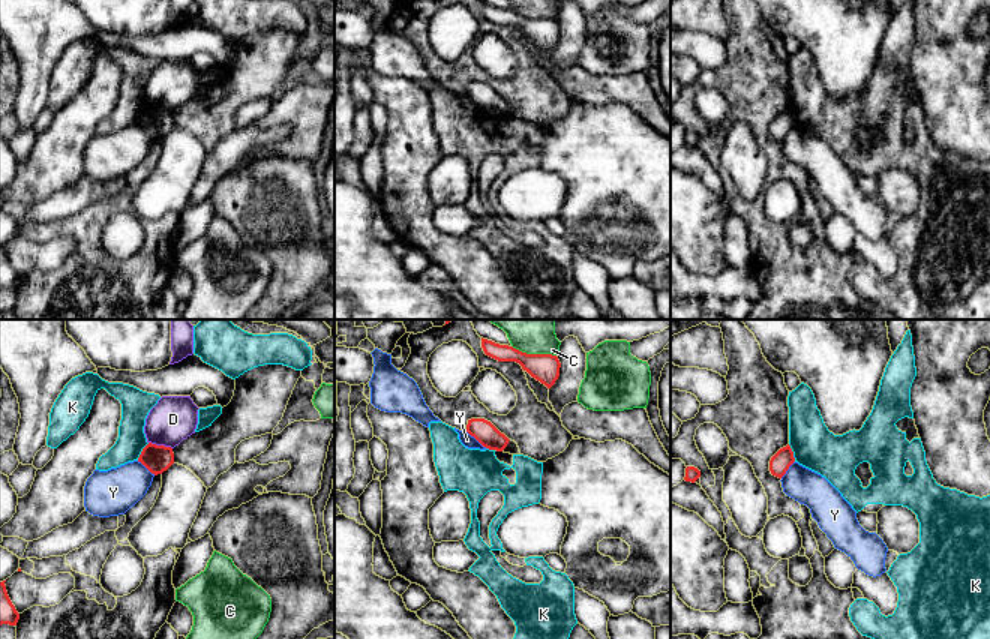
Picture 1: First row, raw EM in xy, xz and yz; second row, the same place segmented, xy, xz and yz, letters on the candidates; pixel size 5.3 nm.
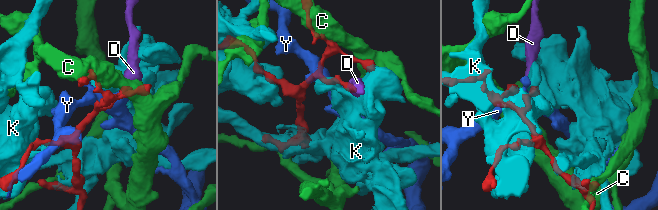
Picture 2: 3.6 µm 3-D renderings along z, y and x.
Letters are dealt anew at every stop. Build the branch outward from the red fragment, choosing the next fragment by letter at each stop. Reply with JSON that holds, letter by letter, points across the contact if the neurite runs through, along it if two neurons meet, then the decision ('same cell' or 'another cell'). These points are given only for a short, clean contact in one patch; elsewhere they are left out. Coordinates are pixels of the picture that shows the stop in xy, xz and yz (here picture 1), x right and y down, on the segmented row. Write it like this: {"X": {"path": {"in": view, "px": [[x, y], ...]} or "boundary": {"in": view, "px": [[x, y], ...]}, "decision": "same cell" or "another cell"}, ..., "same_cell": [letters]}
{"C": {"decision": "another cell"}, "D": {"boundary": {"in": "xy", "px": [[149, 441], [171, 449]]}, "decision": "another cell"}, "K": {"decision": "another cell"}, "Y": {"decision": "another cell"}, "same_cell": []}

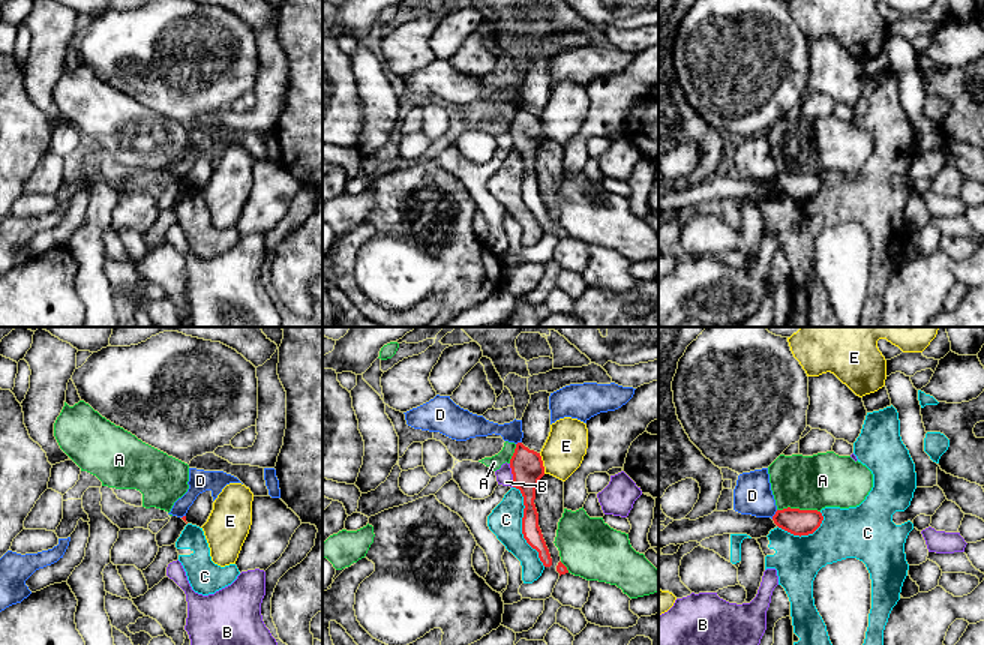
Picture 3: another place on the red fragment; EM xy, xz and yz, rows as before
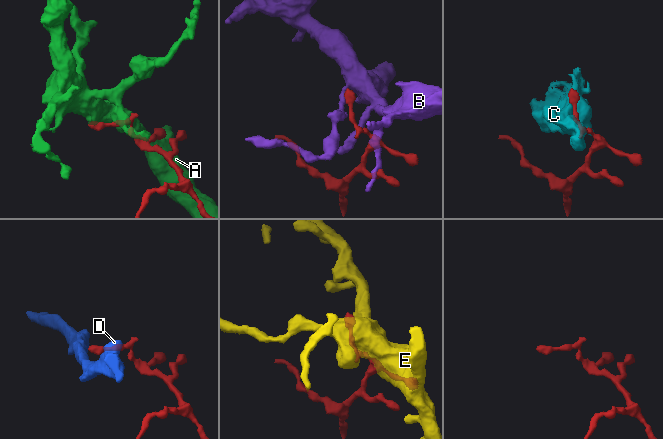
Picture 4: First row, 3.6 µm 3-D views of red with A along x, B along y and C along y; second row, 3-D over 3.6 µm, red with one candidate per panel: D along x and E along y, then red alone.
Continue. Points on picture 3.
{"A": {"decision": "another cell"}, "B": {"decision": "another cell"}, "C": {"decision": "another cell"}, "D": {"boundary": {"in": "yz", "px": [[777, 510], [771, 518]]}, "decision": "another cell"}, "E": {"boundary": {"in": "xz", "px": [[539, 453], [545, 473]]}, "decision": "another cell"}, "same_cell": []}

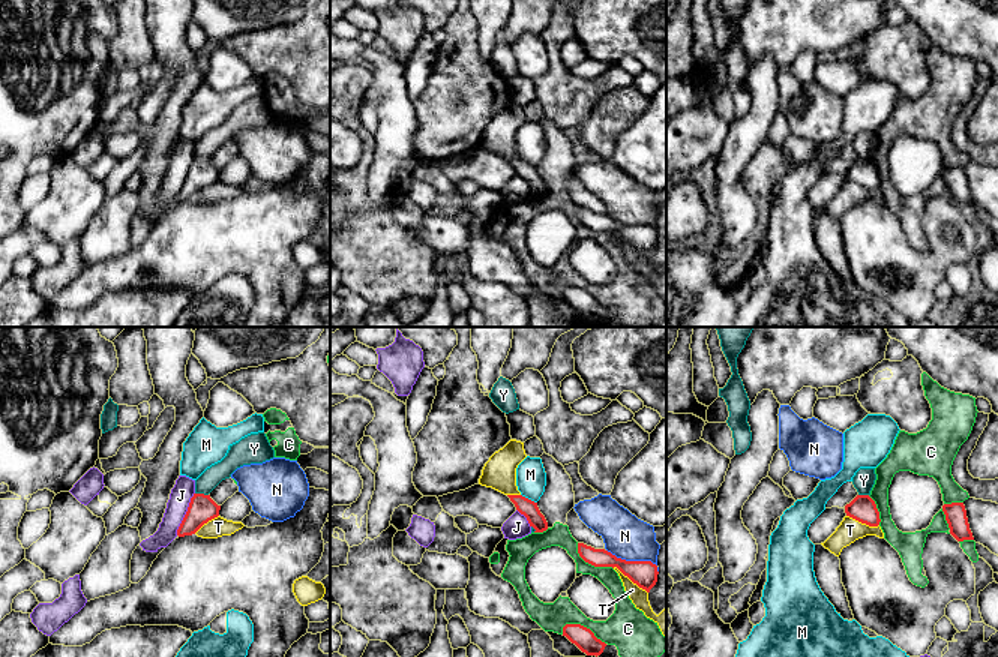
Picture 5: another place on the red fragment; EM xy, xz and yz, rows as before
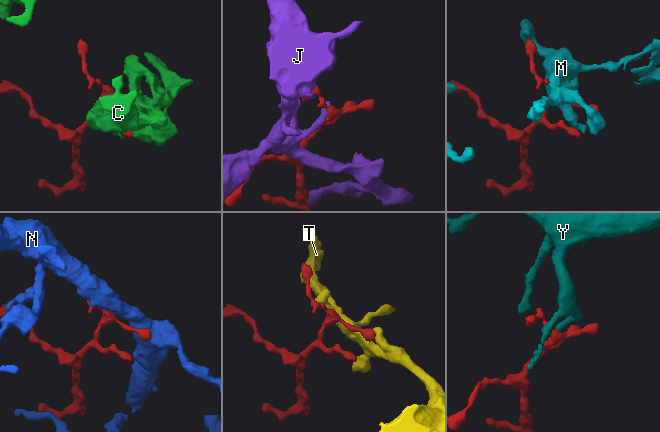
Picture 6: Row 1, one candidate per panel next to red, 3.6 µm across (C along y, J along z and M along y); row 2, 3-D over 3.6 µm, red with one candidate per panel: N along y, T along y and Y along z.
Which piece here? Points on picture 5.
{"C": {"decision": "another cell"}, "J": {"decision": "another cell"}, "M": {"decision": "another cell"}, "N": {"decision": "another cell"}, "T": {"decision": "another cell"}, "Y": {"boundary": {"in": "xy", "px": [[195, 492], [207, 495]]}, "decision": "another cell"}, "same_cell": []}

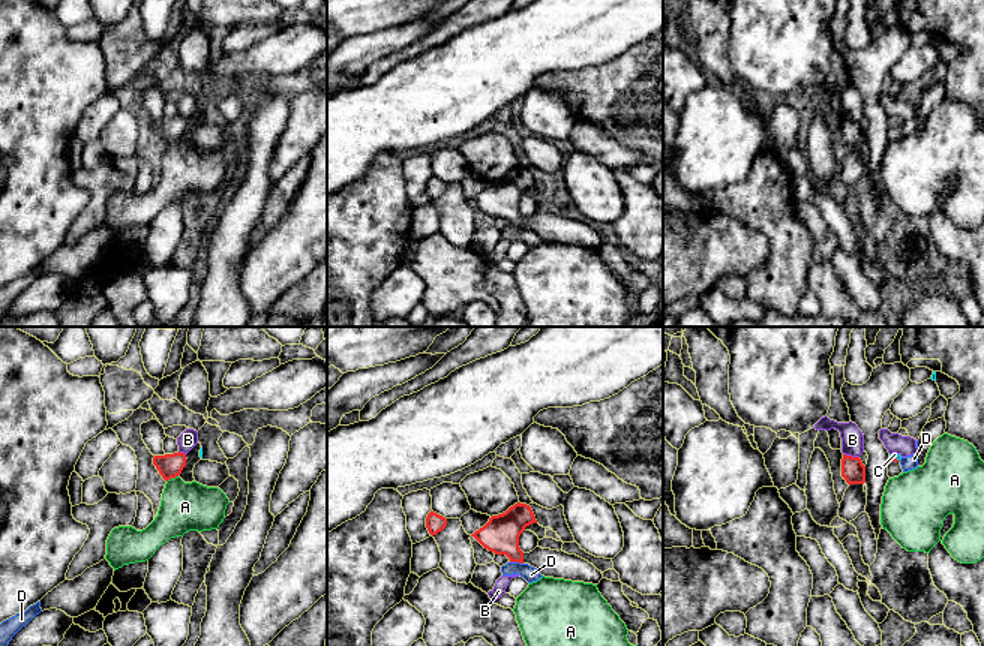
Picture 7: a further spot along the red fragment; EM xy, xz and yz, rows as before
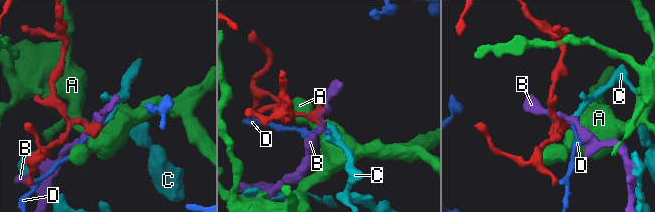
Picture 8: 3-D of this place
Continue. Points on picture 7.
{"A": {"boundary": {"in": "xy", "px": [[177, 475], [167, 481]]}, "decision": "another cell"}, "B": {"decision": "another cell"}, "C": {"path": {"in": "yz", "px": [[891, 459], [896, 459], [894, 454]]}, "decision": "same cell"}, "D": {"decision": "another cell"}, "same_cell": ["C"]}

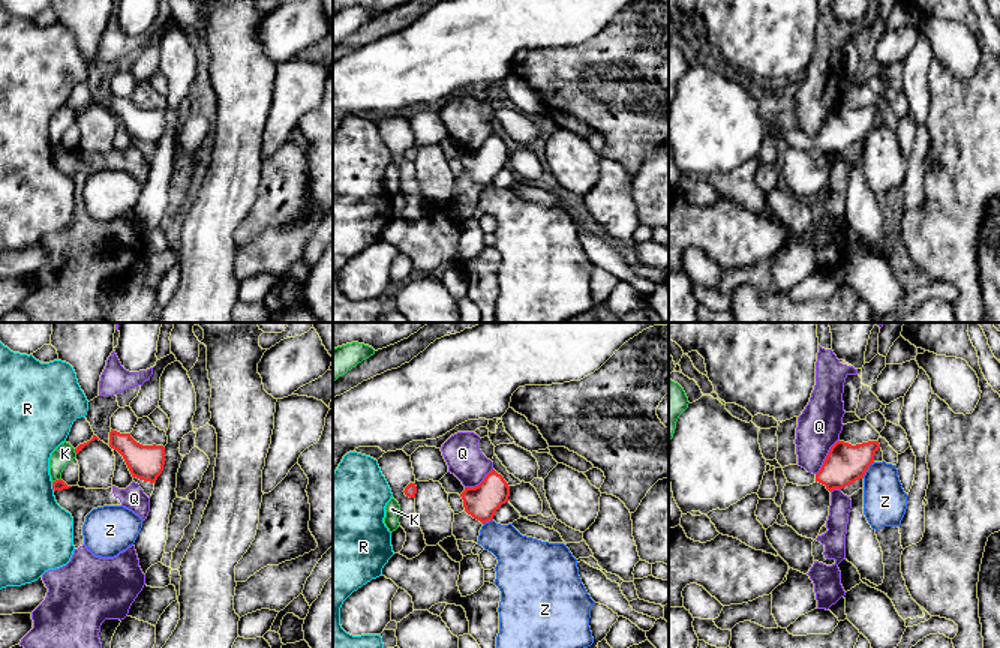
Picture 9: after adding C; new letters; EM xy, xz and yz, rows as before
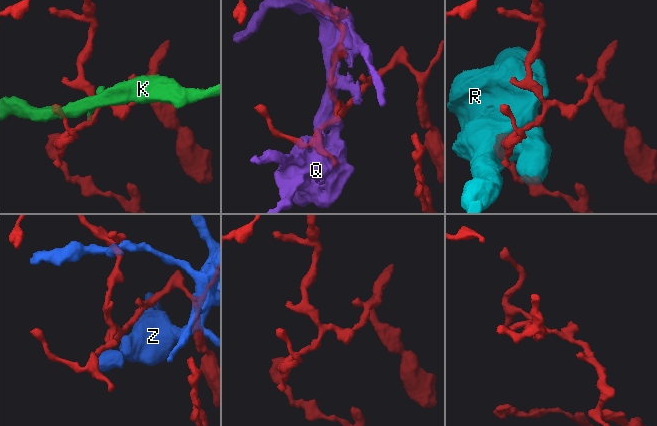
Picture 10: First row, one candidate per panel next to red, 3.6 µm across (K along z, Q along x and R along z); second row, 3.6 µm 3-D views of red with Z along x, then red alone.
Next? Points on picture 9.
{"K": {"boundary": {"in": "xy", "px": [[60, 477], [53, 482]]}, "decision": "another cell"}, "Q": {"decision": "another cell"}, "R": {"decision": "another cell"}, "Z": {"boundary": {"in": "yz", "px": [[874, 462], [862, 477]]}, "decision": "another cell"}, "same_cell": []}

